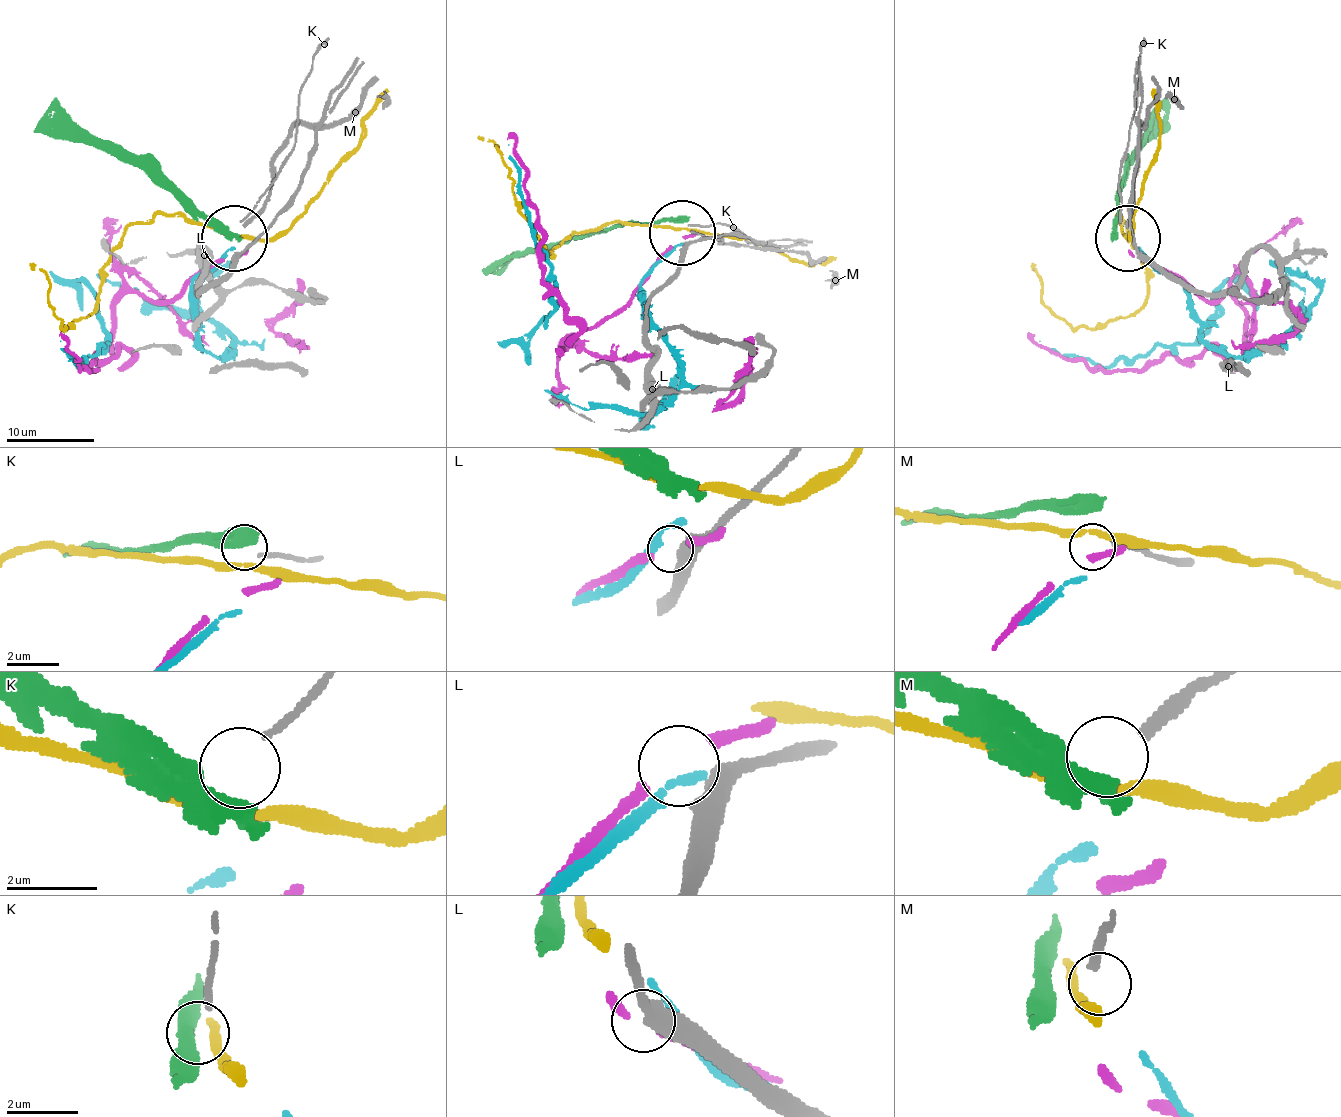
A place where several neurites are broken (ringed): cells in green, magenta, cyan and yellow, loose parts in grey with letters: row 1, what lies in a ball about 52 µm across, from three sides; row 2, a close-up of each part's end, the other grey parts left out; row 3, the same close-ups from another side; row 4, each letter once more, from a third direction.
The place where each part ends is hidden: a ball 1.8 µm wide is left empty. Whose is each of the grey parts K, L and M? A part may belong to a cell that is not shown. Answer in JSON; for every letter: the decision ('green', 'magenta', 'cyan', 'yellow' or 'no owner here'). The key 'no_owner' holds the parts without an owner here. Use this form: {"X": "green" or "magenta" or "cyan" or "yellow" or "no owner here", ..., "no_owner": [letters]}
{"K": "no owner here", "L": "no owner here", "M": "no owner here", "no_owner": ["K", "L", "M"]}

